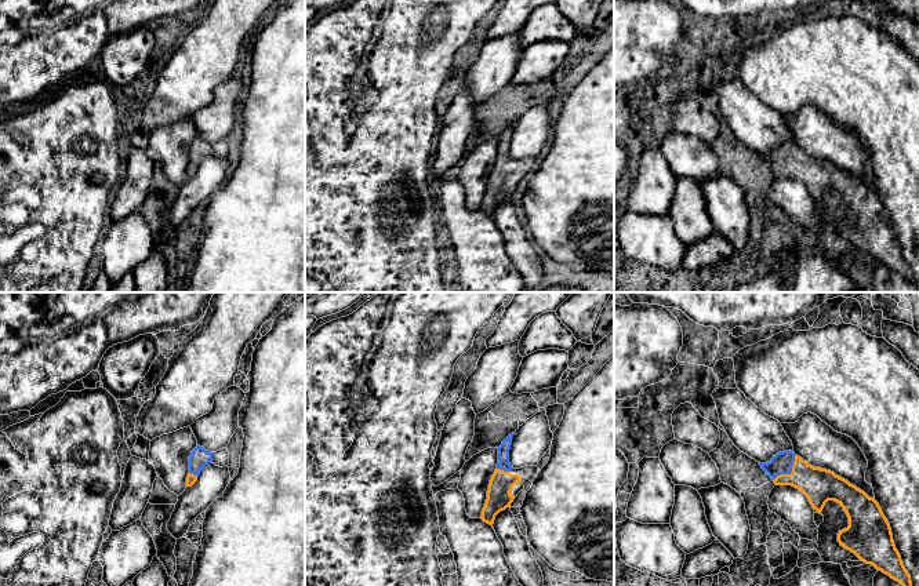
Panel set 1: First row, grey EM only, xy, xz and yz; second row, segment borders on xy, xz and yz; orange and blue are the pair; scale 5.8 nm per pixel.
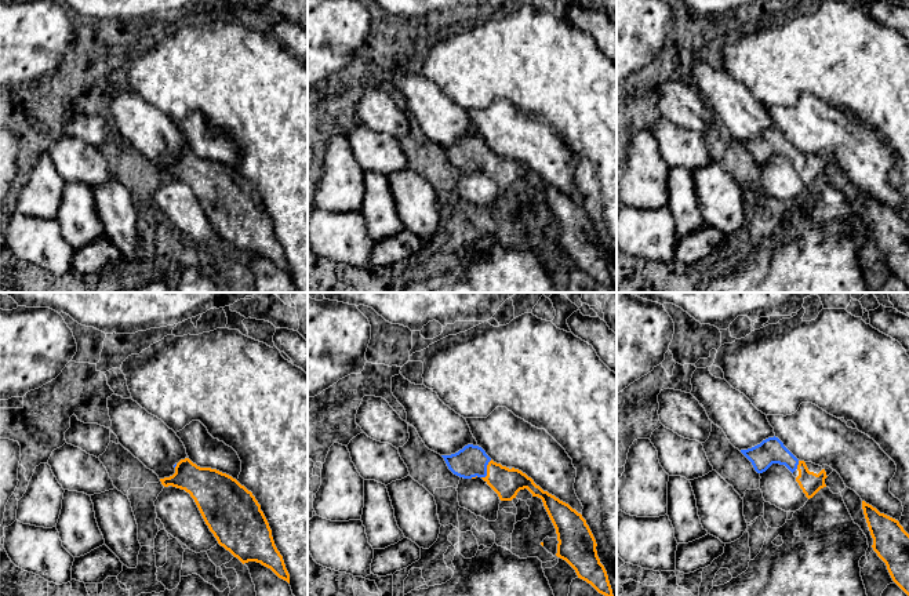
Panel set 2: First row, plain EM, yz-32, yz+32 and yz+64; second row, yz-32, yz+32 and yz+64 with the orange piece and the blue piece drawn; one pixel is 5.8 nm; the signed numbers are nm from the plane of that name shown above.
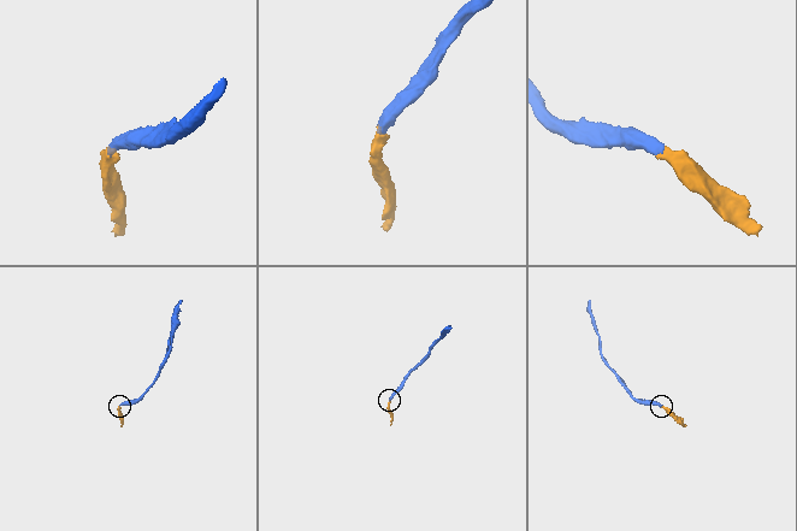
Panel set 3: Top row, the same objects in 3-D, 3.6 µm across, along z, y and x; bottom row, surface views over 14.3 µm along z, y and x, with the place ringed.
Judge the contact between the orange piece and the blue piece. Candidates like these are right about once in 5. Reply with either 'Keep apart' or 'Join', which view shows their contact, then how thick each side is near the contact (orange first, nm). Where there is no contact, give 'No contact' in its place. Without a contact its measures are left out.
Join. Touches orange in yz. Thickness 200 nm (orange) against 120 nm

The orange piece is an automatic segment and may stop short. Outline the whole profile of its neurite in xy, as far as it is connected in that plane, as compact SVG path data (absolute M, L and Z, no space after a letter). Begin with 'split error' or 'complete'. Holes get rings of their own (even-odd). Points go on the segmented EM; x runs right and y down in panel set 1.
split error | M197 445L189 456L189 473L186 477L186 485L192 487L203 470L203 467L213 462L213 452L206 451L203 447Z

